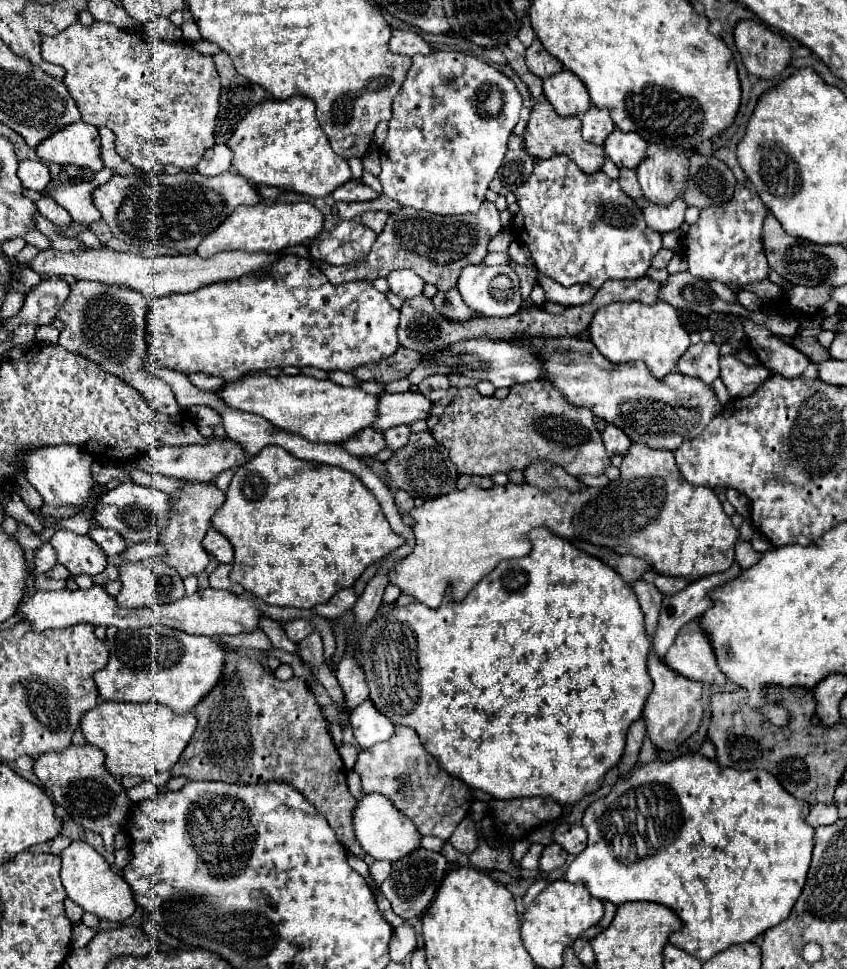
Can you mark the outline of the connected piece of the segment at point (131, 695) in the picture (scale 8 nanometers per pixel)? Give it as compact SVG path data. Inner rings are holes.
M163 625L119 631L109 647L109 663L95 673L95 683L105 701L159 701L183 715L219 681L223 657L225 649L213 637L189 635Z

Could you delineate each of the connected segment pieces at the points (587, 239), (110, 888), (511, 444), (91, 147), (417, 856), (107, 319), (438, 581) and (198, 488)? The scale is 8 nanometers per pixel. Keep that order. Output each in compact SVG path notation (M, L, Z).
M567 155L535 159L533 173L515 191L515 197L519 213L513 217L513 237L531 251L535 269L563 287L585 283L599 289L609 279L639 279L647 273L651 259L661 249L661 233L645 223L641 207L621 191L617 181L609 179L603 171L591 175L583 173Z
M73 841L65 851L61 851L61 883L67 897L77 903L83 911L95 913L99 919L125 921L135 911L135 901L125 879L111 871L109 863L85 841Z
M531 381L513 385L507 399L495 399L485 397L477 389L461 389L455 399L447 405L443 415L439 417L439 423L431 429L433 437L445 445L449 451L451 461L459 469L459 473L467 475L483 475L491 477L497 471L507 473L511 467L525 469L525 465L531 459L545 457L557 465L561 465L569 475L601 475L611 465L609 455L605 453L601 433L597 431L593 423L593 413L585 407L577 407L565 401L563 393L549 385L547 381Z
M77 121L69 127L59 129L51 137L47 137L35 151L47 163L71 163L93 173L103 169L99 131L85 121Z
M417 849L409 857L393 863L391 875L383 881L381 891L391 901L393 913L399 915L403 921L409 921L409 919L421 915L429 907L429 903L433 901L433 897L435 897L435 893L445 877L445 871L447 871L447 861L441 853Z
M73 281L69 283L69 297L61 305L57 319L65 325L59 333L59 345L67 351L95 361L107 373L123 379L135 391L139 391L151 409L173 415L179 413L179 405L171 387L161 377L151 375L145 369L147 343L145 343L145 297L129 287L105 285L99 281Z
M633 443L623 457L619 471L619 479L611 481L607 487L581 487L573 493L569 489L541 491L529 483L517 485L509 481L507 485L493 485L489 489L469 485L465 489L453 489L447 495L425 501L421 507L411 511L411 517L415 519L413 533L417 537L417 545L409 557L399 561L389 571L389 583L399 585L403 593L433 609L441 605L445 589L449 587L453 591L453 601L461 601L499 561L525 557L525 553L531 551L529 531L533 527L549 527L559 537L581 539L599 547L603 545L619 555L641 557L663 575L703 577L711 573L723 573L733 565L735 541L739 537L749 539L751 527L743 525L743 529L735 529L713 489L693 487L687 483L675 465L673 451L651 449L647 443Z
M191 483L183 487L183 491L173 495L173 513L169 519L169 525L165 527L165 533L161 535L161 543L167 547L165 563L175 567L179 575L185 579L189 575L199 575L207 563L209 563L209 553L203 549L201 541L211 527L211 517L213 513L223 505L225 493L217 489L213 483Z

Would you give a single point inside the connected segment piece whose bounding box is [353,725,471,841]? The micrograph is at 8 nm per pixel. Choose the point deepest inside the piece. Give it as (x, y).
(401, 769)

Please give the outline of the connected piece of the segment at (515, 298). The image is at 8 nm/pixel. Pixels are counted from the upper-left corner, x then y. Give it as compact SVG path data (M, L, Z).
M467 265L457 281L457 289L463 301L479 315L485 317L509 317L519 311L521 307L521 293L519 293L519 277L509 265Z

